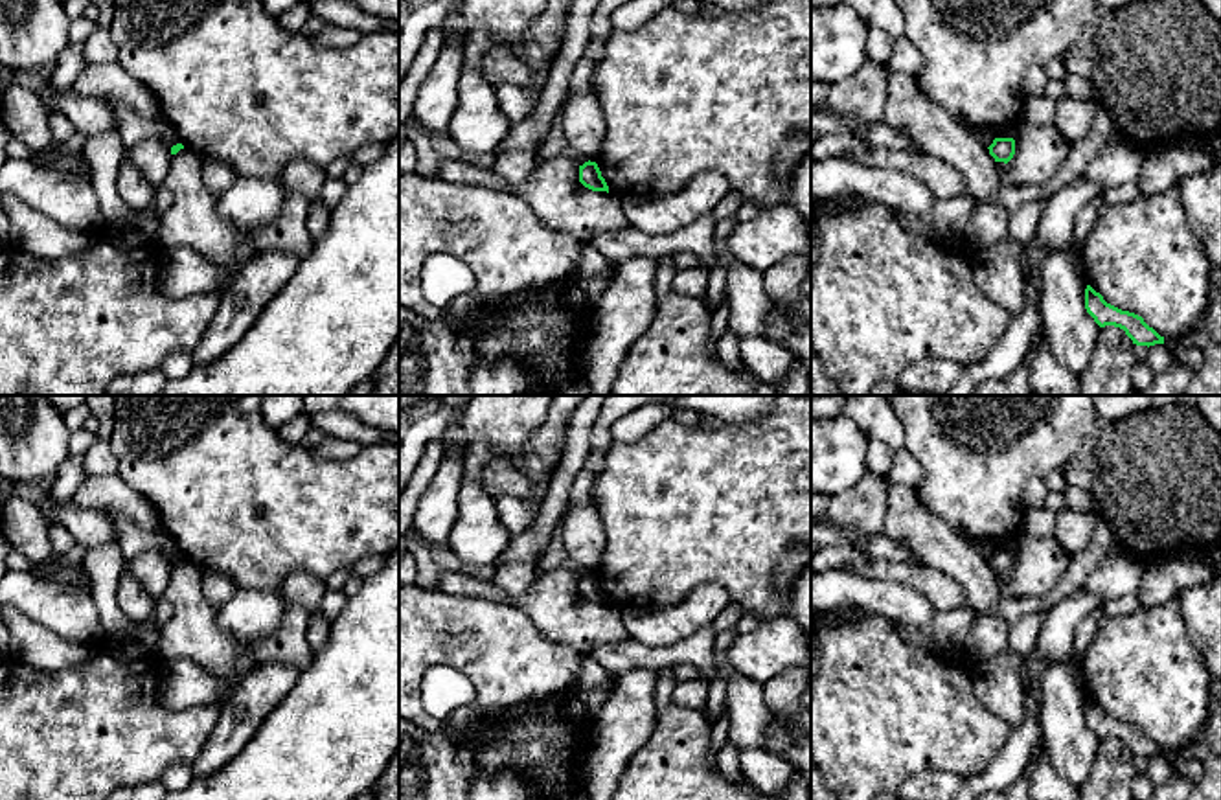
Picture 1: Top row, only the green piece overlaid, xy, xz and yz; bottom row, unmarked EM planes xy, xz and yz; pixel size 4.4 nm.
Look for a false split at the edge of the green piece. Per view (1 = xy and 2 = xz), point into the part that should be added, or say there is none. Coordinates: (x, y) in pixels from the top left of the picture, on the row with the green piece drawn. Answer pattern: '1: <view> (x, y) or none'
1: none
2: none

